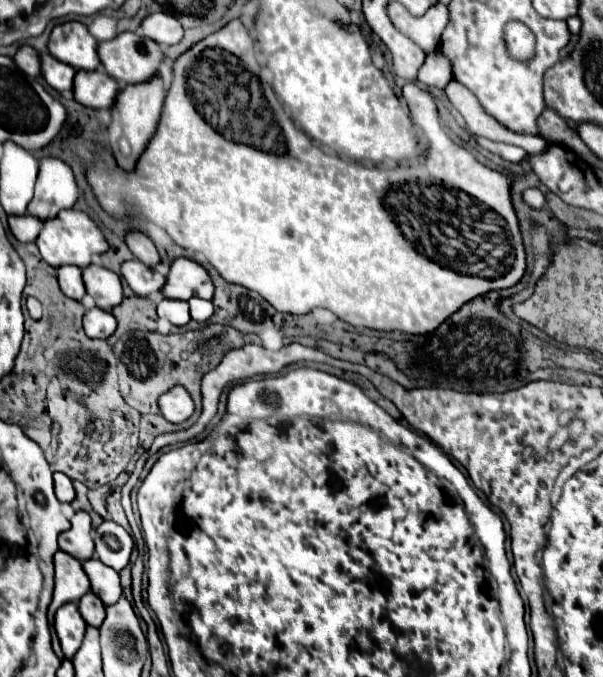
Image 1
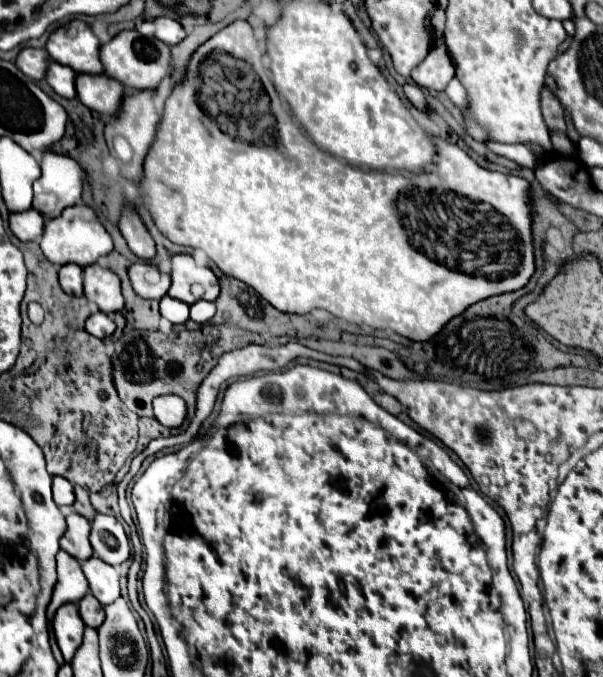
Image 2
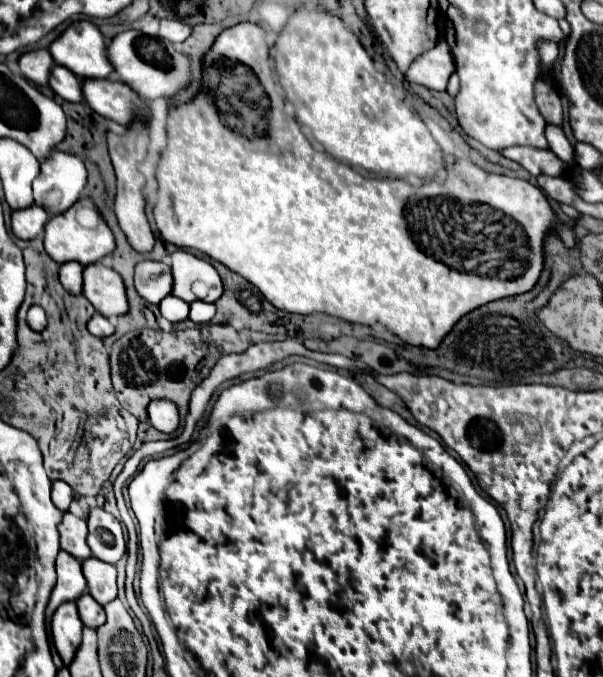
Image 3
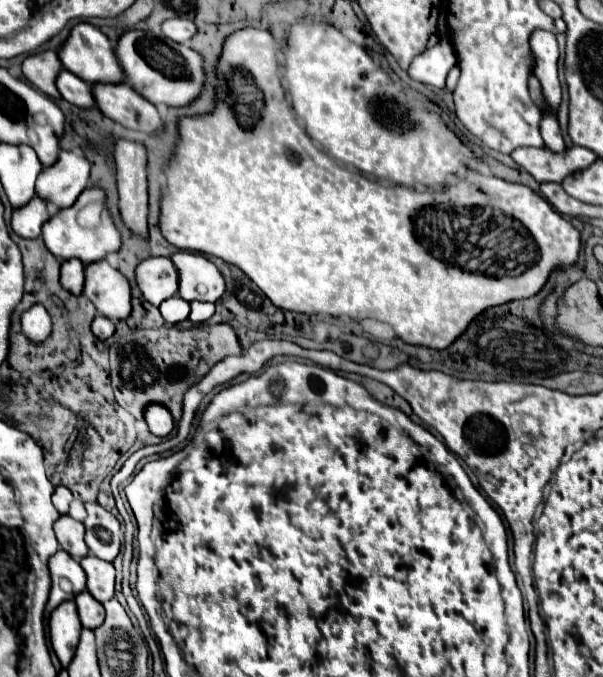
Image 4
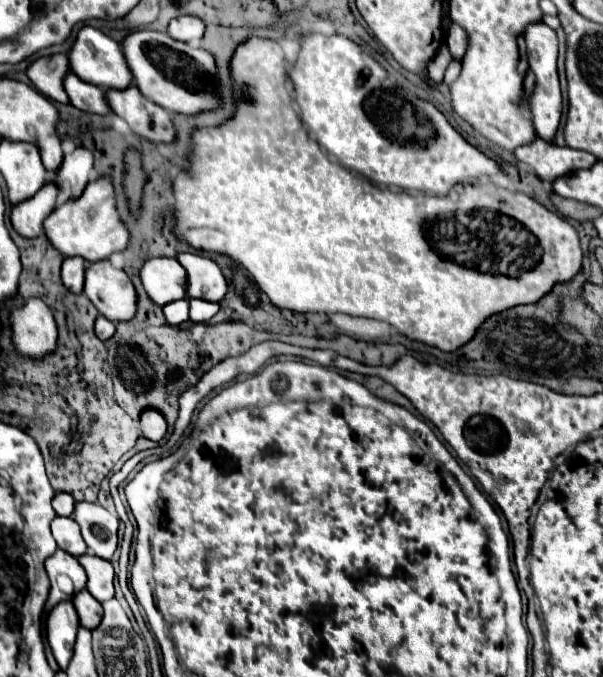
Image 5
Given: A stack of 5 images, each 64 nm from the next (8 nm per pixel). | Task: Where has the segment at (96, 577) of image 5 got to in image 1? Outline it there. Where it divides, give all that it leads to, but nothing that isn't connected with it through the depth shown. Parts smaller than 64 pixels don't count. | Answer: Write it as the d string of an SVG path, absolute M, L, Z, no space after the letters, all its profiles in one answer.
M90 558L86 560L84 564L84 572L88 574L90 578L90 590L108 606L108 604L114 604L122 590L120 590L120 578L118 578L118 572L108 568L106 564L102 564L100 560L96 558Z

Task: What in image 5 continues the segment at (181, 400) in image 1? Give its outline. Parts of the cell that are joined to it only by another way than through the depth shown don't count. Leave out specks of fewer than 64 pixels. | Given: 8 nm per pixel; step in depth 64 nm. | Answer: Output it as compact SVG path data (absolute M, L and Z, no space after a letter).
M154 408L144 410L142 416L140 416L140 420L142 420L142 432L144 432L146 438L158 442L158 440L162 440L162 438L166 436L166 432L168 432L168 422L166 422L166 418L164 418L160 412L156 412Z

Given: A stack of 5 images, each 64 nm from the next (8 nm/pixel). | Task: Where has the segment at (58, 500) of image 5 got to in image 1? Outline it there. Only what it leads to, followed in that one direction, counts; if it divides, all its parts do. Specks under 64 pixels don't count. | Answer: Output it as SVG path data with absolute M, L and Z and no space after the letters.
M54 472L54 492L56 492L56 498L58 500L72 502L74 500L72 480L66 474L62 474L62 472Z

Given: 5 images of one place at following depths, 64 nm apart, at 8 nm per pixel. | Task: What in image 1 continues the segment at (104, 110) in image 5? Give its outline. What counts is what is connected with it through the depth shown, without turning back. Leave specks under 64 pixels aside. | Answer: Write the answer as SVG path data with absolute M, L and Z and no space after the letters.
M42 54L40 62L42 62L42 78L48 82L48 86L52 86L58 92L72 90L72 78L76 74L72 66L56 60L50 54Z

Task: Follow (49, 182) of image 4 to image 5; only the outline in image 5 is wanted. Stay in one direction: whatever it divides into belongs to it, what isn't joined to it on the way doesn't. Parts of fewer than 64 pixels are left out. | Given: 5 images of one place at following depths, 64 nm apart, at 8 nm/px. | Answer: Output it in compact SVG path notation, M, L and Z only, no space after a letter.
M76 148L70 154L64 154L64 160L60 168L54 172L54 184L58 190L64 188L66 182L70 182L70 200L76 200L86 184L90 182L90 172L92 172L92 152L86 148Z

